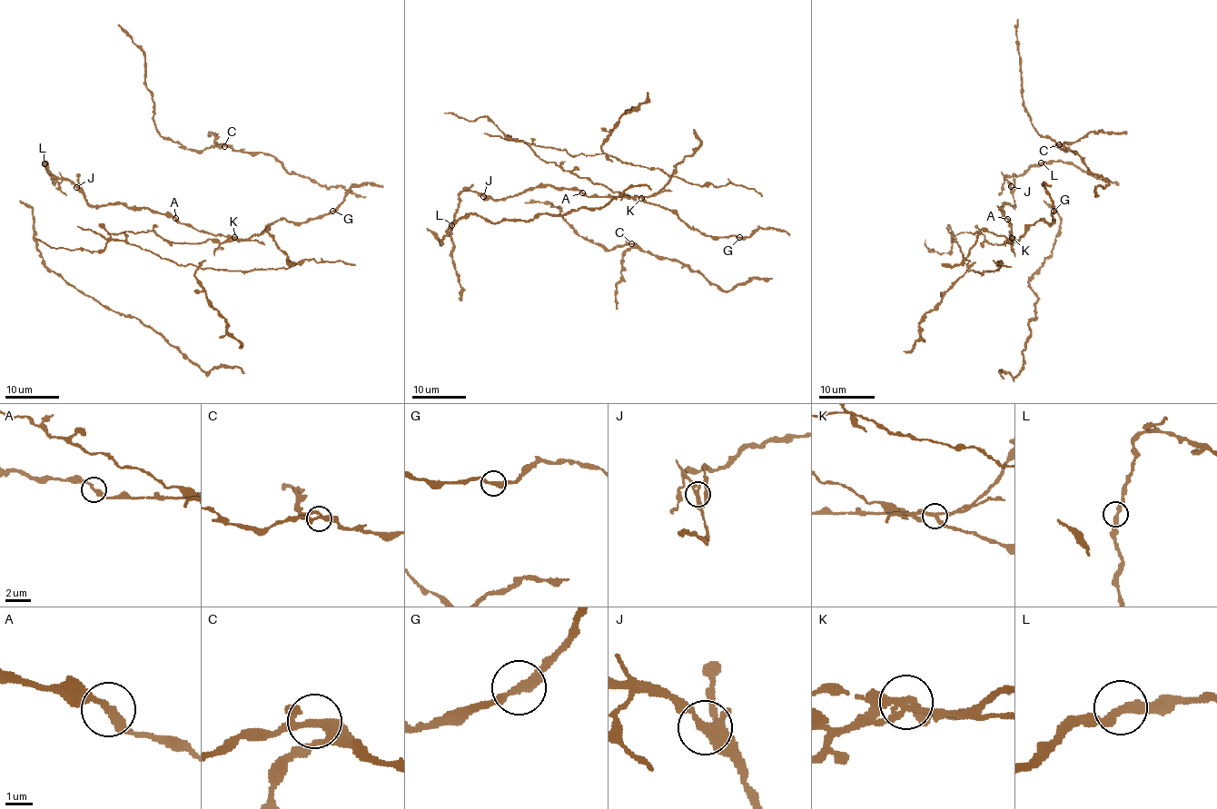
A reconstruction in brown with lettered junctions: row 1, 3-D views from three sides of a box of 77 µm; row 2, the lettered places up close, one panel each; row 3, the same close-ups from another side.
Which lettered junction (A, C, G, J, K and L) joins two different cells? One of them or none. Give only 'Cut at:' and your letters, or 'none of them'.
Cut at: K

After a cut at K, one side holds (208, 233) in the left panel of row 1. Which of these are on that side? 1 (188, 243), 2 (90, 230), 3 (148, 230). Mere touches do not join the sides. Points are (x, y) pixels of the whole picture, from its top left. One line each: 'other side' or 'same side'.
1: other side
2: other side
3: other side

